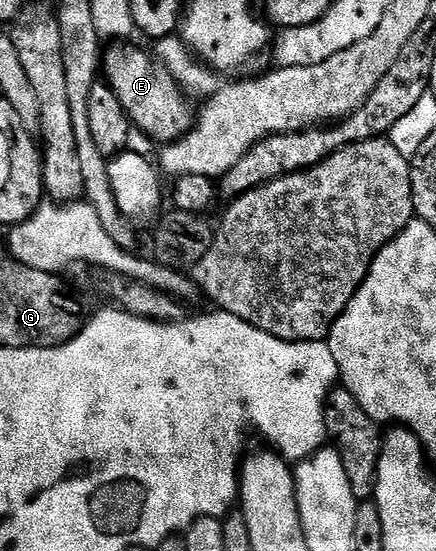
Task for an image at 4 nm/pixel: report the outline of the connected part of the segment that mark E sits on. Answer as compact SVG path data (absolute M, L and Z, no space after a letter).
M111 50L108 54L106 51L101 70L103 74L107 73L106 85L114 92L128 123L134 129L136 126L145 137L152 138L158 144L175 142L193 125L192 103L167 70L153 60L148 51L147 54L143 50Z

